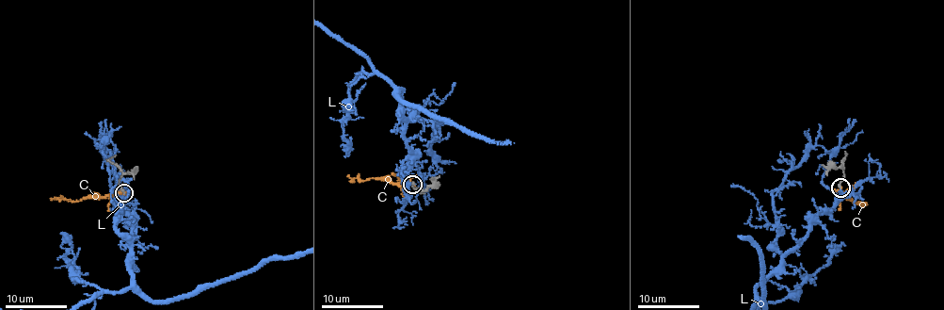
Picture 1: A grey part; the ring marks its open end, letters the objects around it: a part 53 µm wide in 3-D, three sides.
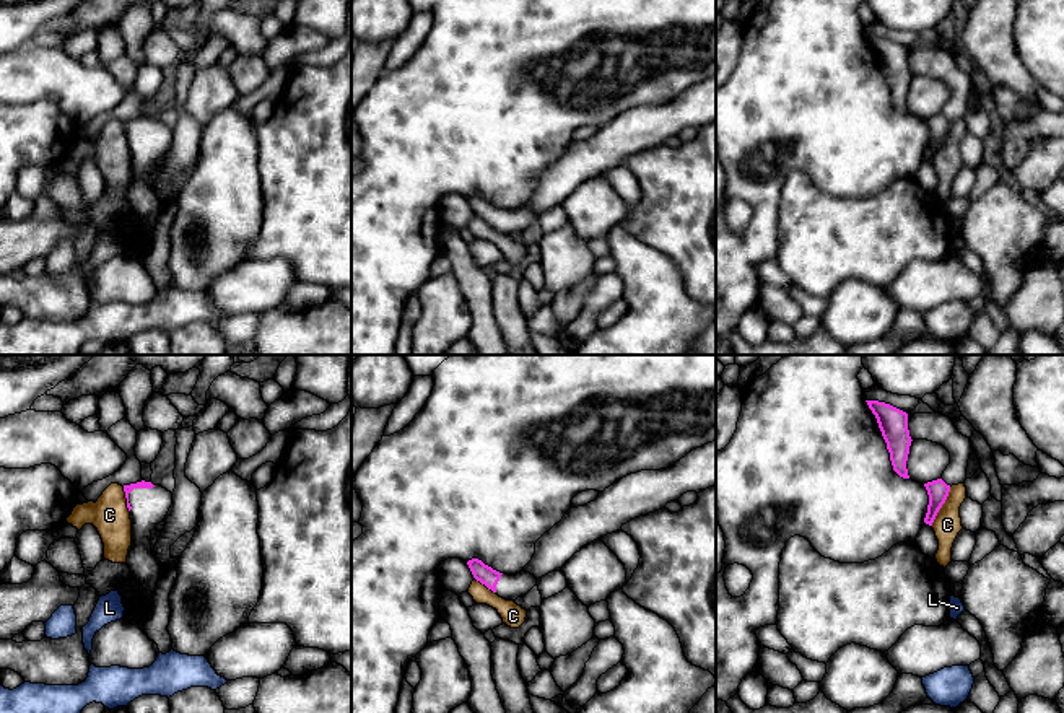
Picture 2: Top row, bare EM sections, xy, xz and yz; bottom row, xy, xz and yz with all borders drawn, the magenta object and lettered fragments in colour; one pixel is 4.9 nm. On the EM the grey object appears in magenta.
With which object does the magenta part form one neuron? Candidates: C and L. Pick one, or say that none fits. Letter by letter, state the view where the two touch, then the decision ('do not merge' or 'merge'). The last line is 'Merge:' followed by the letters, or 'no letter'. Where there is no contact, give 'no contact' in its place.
C: meets magenta in yz; do not merge
L: no contact; do not merge
Merge: no letter

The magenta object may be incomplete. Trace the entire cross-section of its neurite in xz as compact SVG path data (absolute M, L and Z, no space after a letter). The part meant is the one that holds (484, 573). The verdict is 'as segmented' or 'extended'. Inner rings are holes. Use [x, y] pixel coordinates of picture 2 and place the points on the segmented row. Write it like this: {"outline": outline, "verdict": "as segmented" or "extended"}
{"outline": "M478 558L469 560L467 565L477 581L506 601L524 597L537 584L537 578L525 571L509 576L493 570Z", "verdict": "extended"}

